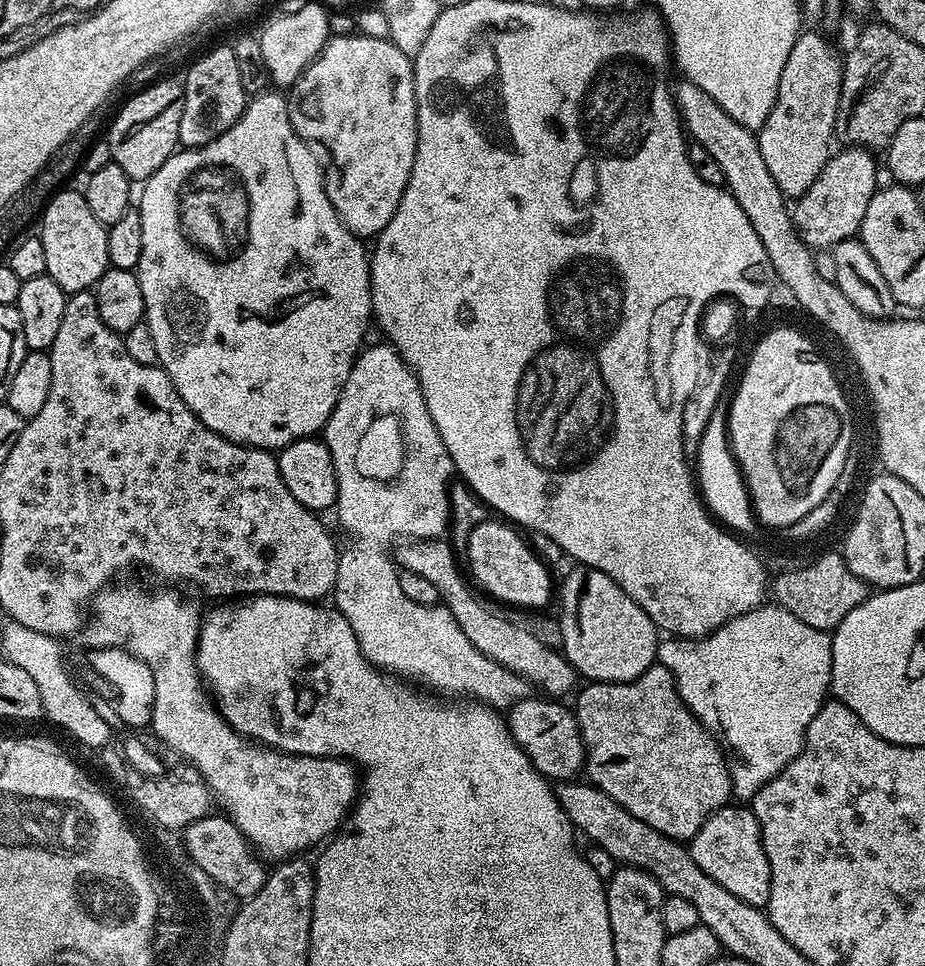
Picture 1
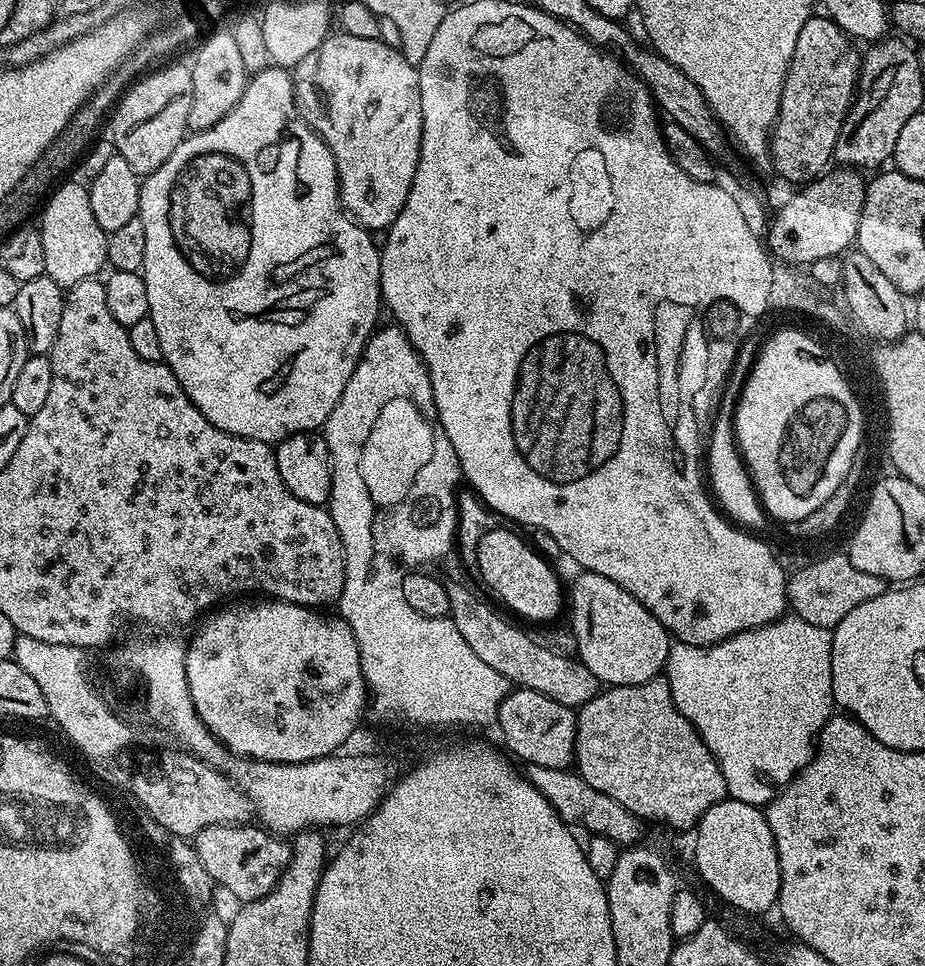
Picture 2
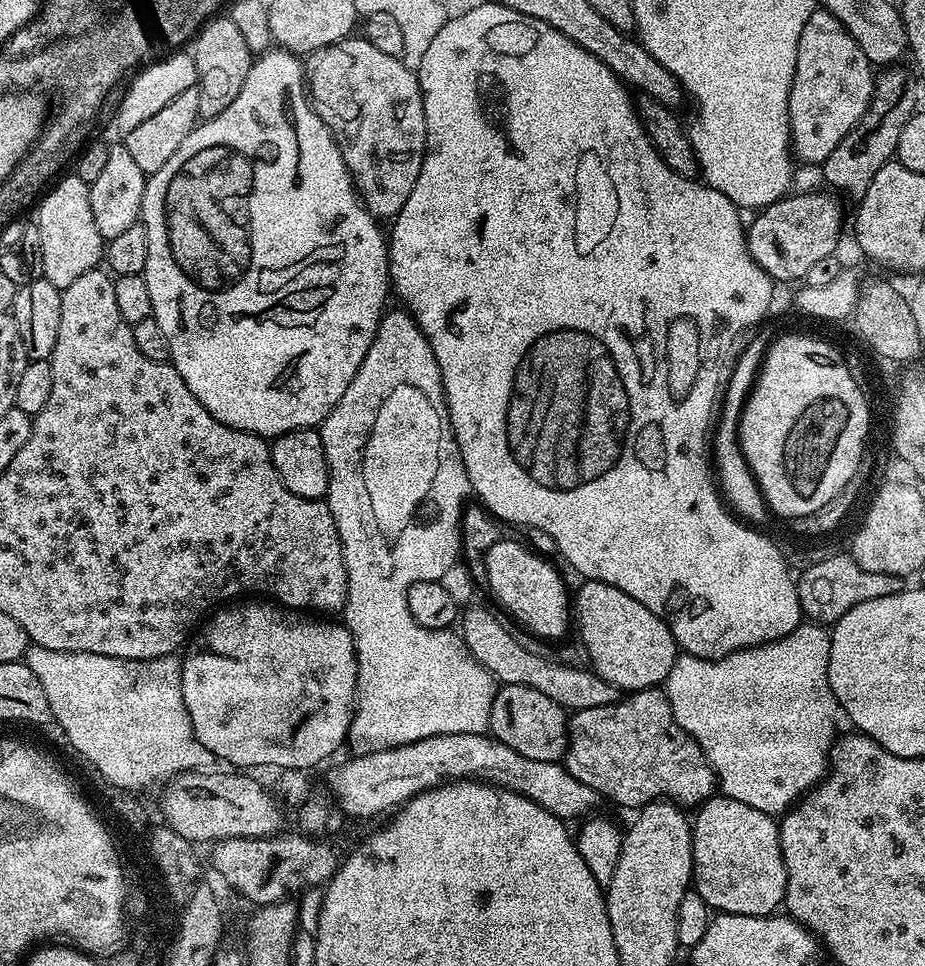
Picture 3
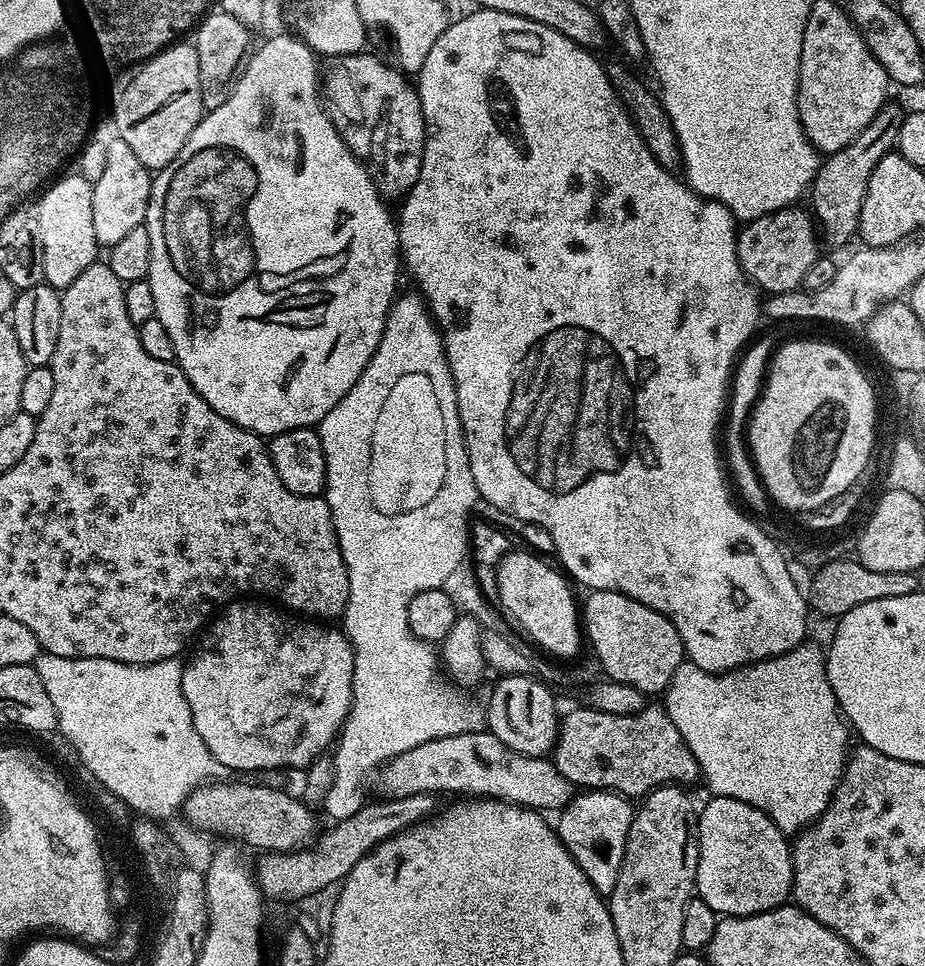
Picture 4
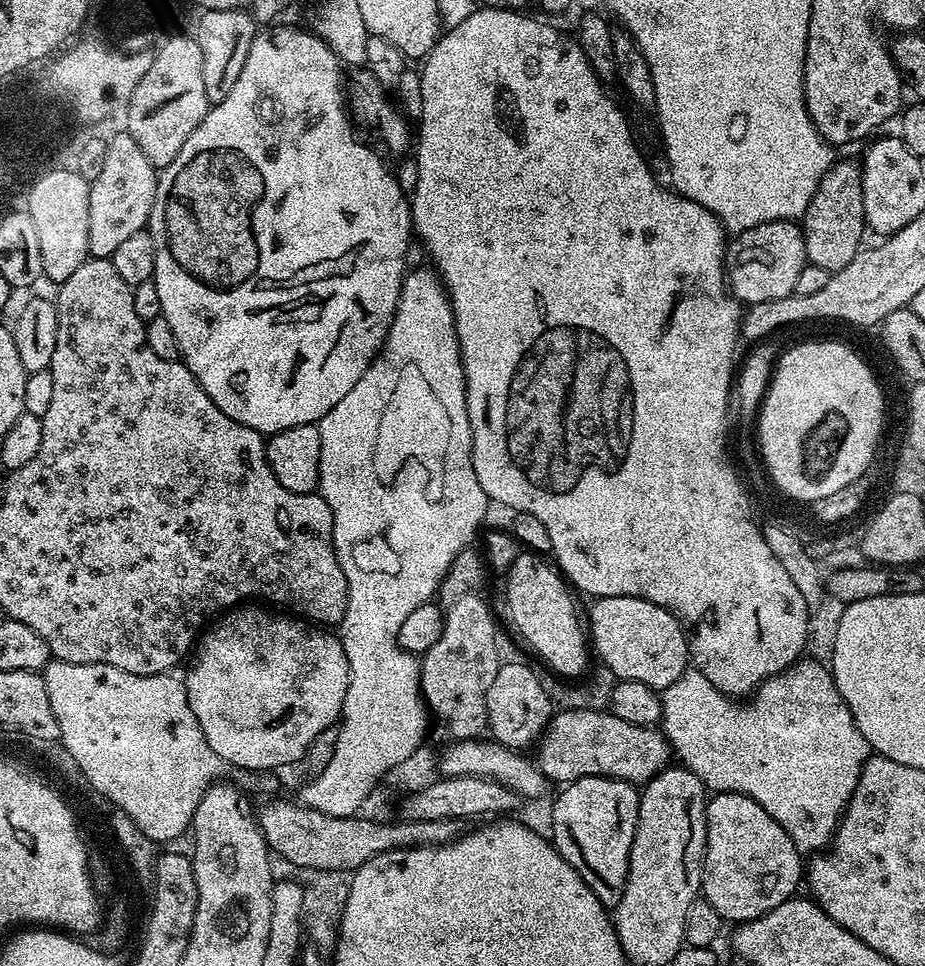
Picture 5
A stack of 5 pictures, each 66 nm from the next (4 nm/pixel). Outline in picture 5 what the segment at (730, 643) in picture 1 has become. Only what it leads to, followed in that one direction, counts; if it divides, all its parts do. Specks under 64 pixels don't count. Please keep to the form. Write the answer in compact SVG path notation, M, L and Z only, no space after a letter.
M811 658L797 660L785 672L780 672L777 676L771 676L769 680L764 681L755 692L751 693L747 702L741 702L739 699L719 692L702 673L686 670L673 684L663 689L660 701L662 702L662 731L668 738L668 745L672 747L675 759L683 767L690 769L695 776L700 777L705 789L713 793L740 792L746 798L754 798L754 802L758 802L758 806L762 806L762 810L766 810L766 814L770 814L770 818L774 818L774 822L778 822L778 826L782 826L782 830L790 834L790 838L795 842L801 854L816 854L831 845L832 837L836 835L836 826L847 809L848 799L858 786L858 778L864 768L865 760L870 755L870 749L868 743L864 741L864 735L858 730L842 694L836 688L831 671L821 661Z

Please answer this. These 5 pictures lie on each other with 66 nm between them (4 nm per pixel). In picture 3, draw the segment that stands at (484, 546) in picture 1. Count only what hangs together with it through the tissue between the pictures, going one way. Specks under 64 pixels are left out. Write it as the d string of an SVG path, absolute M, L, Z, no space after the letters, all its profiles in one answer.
M502 538L490 546L490 550L484 559L486 562L486 578L488 579L487 591L496 595L496 600L512 612L516 620L521 620L530 631L536 636L545 636L548 640L559 641L564 631L570 628L570 592L564 589L564 580L551 568L545 557L535 553L528 547L527 543Z

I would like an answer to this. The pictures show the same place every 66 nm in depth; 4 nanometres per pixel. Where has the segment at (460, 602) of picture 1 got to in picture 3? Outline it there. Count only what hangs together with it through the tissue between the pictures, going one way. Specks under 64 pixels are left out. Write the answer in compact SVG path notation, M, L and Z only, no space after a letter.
M465 607L458 632L469 654L482 666L486 666L486 670L490 670L490 674L501 685L530 686L541 694L546 694L546 698L558 702L558 706L569 713L594 710L594 706L610 706L621 699L621 689L603 680L596 672L588 668L571 668L569 664L559 663L552 658L547 660L546 657L531 652L494 613L487 612L484 608Z

